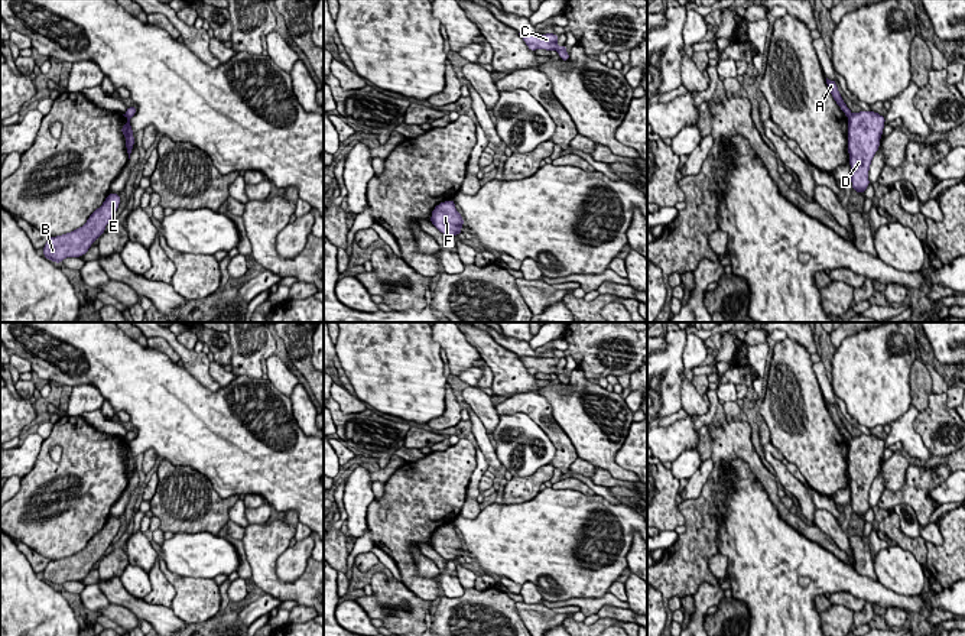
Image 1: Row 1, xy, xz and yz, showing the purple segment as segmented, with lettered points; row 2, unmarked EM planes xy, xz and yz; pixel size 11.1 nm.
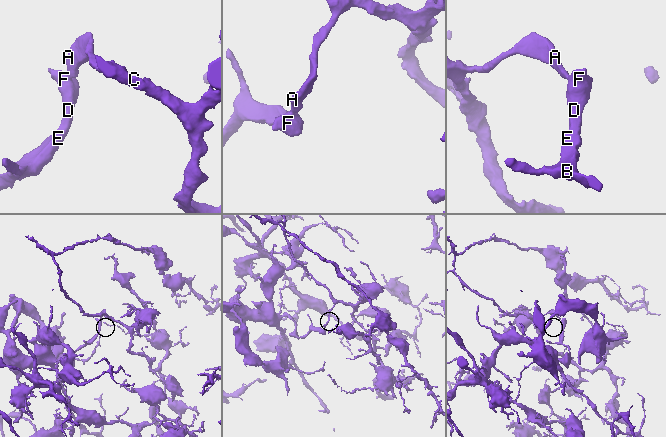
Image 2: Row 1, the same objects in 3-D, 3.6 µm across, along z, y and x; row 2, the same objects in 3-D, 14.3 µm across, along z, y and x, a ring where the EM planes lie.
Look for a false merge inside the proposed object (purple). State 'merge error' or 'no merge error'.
merge error

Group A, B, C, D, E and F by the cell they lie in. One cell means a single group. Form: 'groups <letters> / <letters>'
groups A C / B D E F

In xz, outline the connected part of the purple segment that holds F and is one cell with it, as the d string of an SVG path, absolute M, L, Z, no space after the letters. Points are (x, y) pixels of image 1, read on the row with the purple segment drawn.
M443 201L438 204L430 215L430 223L445 236L452 237L462 233L464 225L462 215L456 211L455 202Z

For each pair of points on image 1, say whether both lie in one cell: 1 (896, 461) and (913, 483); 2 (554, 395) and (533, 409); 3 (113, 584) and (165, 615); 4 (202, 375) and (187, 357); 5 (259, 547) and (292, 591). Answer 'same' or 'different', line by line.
1: different
2: different
3: same
4: same
5: same

